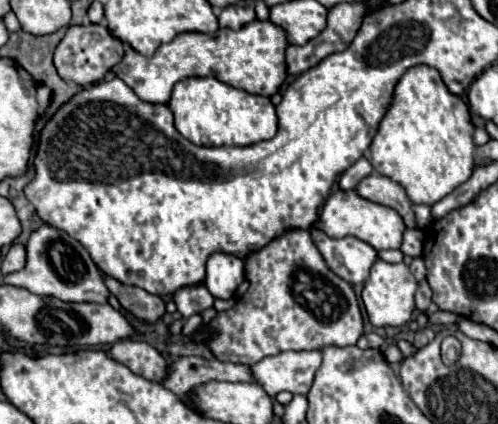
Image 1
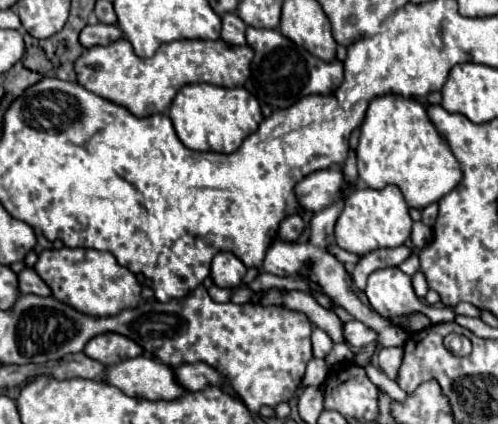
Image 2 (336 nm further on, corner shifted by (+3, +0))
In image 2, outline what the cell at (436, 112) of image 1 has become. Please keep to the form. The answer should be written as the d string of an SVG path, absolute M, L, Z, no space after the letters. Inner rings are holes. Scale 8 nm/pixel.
M393 94L375 98L361 124L359 146L355 152L359 178L369 188L395 184L403 192L407 204L417 210L437 202L461 182L461 166L457 158L431 124L425 106L413 98Z

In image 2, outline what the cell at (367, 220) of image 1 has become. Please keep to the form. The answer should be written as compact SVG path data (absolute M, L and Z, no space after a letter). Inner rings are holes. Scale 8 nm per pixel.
M385 186L381 190L353 190L347 196L345 208L335 224L335 242L347 252L363 256L377 248L395 248L405 244L411 234L411 224L413 220L409 216L409 206L397 186Z

